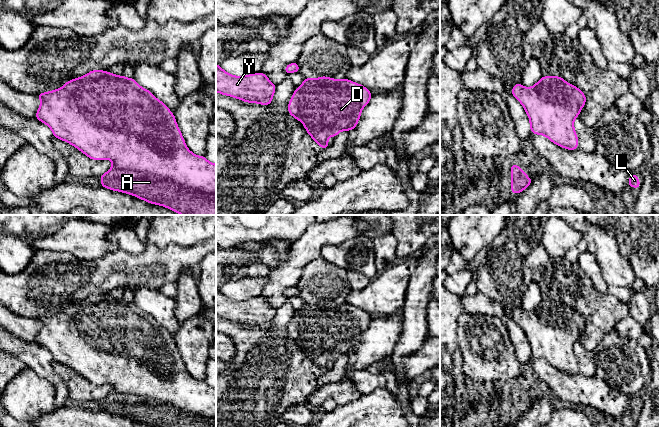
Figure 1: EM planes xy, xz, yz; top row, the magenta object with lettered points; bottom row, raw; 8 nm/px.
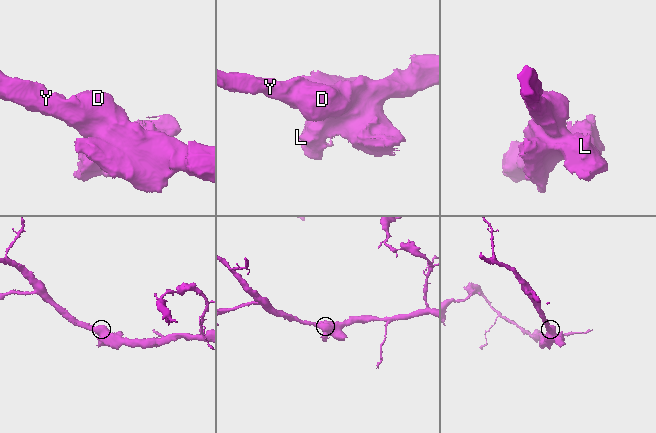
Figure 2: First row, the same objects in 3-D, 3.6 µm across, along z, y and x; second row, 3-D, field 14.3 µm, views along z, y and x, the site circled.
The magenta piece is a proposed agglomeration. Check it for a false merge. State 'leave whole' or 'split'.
leave whole

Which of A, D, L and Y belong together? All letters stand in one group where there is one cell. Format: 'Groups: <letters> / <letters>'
Groups: A D L Y

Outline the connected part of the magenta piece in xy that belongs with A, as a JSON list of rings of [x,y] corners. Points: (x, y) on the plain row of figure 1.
[[[92,294],[86,299],[69,304],[62,312],[36,319],[41,328],[36,336],[36,343],[45,347],[55,362],[76,371],[93,384],[109,383],[113,390],[100,400],[101,410],[112,415],[133,419],[148,427],[216,427],[216,388],[209,386],[204,380],[197,380],[186,370],[185,364],[177,349],[174,338],[163,326],[157,323],[148,313],[138,309],[134,302],[118,300],[103,294]]]

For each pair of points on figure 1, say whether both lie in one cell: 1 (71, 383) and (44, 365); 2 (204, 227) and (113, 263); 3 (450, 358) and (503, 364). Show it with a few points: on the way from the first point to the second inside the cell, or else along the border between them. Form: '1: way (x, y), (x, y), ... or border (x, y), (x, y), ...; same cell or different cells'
1: border (53, 360), (52, 367), (65, 385), (67, 396); different cells
2: border (145, 242), (160, 248), (170, 243), (181, 246); different cells
3: border (456, 336), (461, 351), (463, 372); different cells

